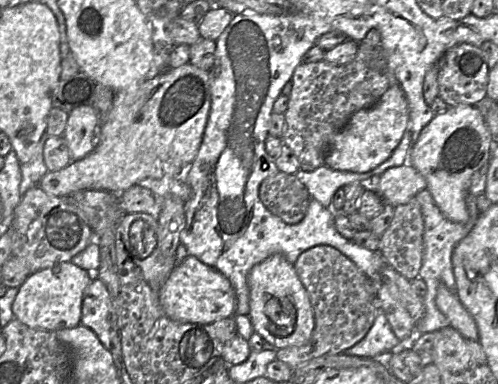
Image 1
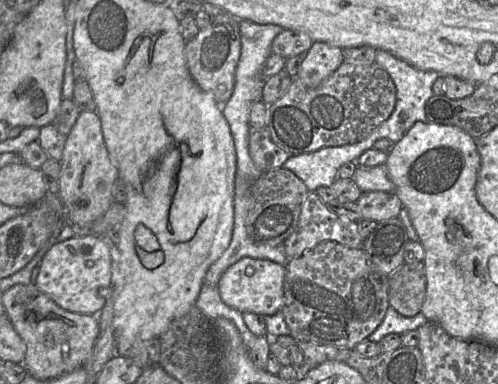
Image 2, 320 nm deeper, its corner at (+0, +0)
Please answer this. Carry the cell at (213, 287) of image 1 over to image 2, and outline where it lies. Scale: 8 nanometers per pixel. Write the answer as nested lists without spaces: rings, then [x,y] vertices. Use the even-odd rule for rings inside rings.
[[[244,257],[230,266],[217,284],[221,300],[229,307],[243,313],[270,316],[280,312],[284,292],[285,265],[267,259]]]

